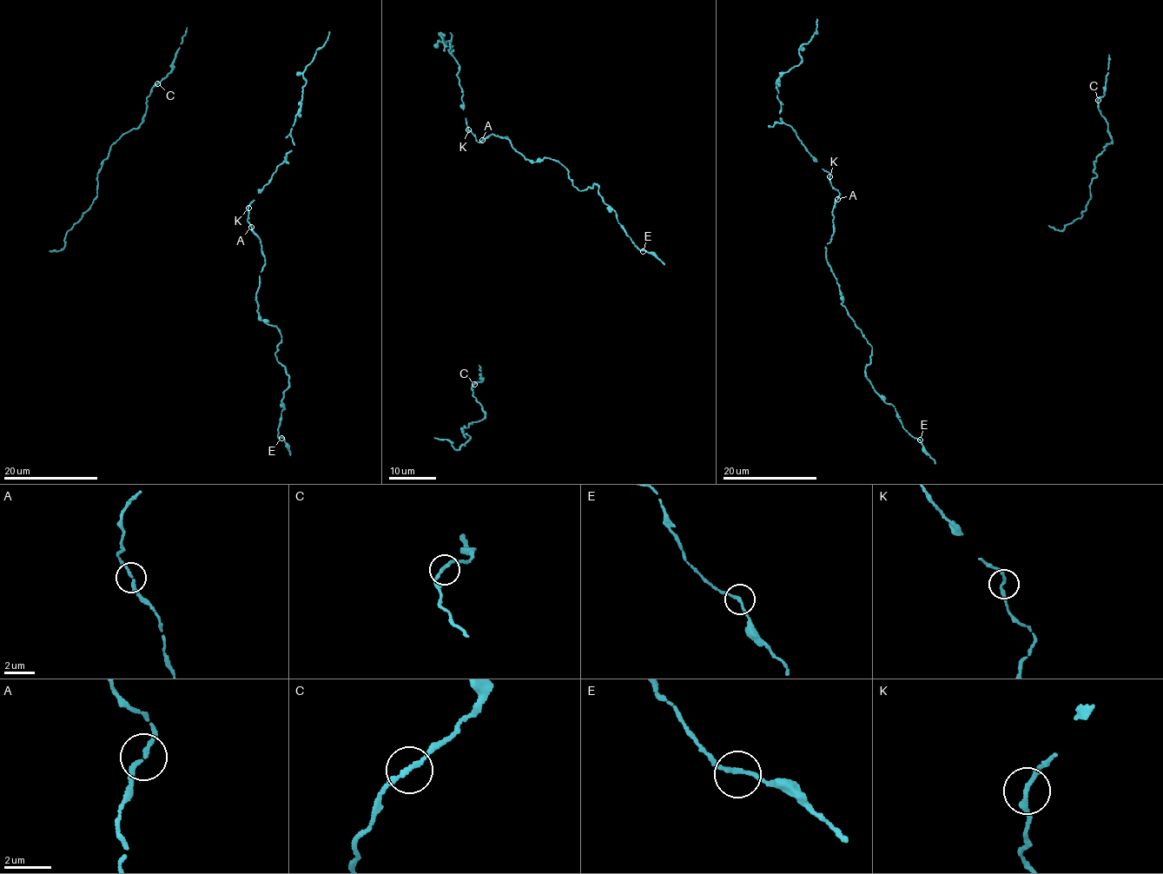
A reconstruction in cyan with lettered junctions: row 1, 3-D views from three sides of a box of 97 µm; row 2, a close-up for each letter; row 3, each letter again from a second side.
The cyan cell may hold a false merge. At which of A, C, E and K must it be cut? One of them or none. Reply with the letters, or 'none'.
none

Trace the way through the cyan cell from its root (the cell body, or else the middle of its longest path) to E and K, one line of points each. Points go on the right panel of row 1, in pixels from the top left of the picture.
E: (840, 192), (826, 261), (842, 303), (872, 347), (866, 378), (894, 407), (902, 427), (920, 440)
K: (840, 192), (829, 182), (829, 176)

